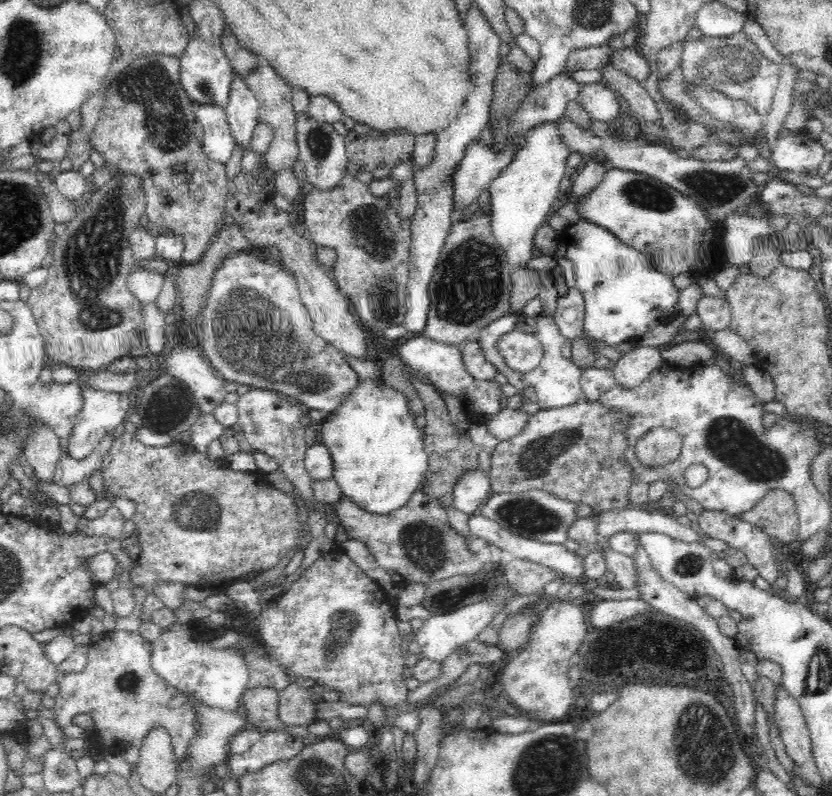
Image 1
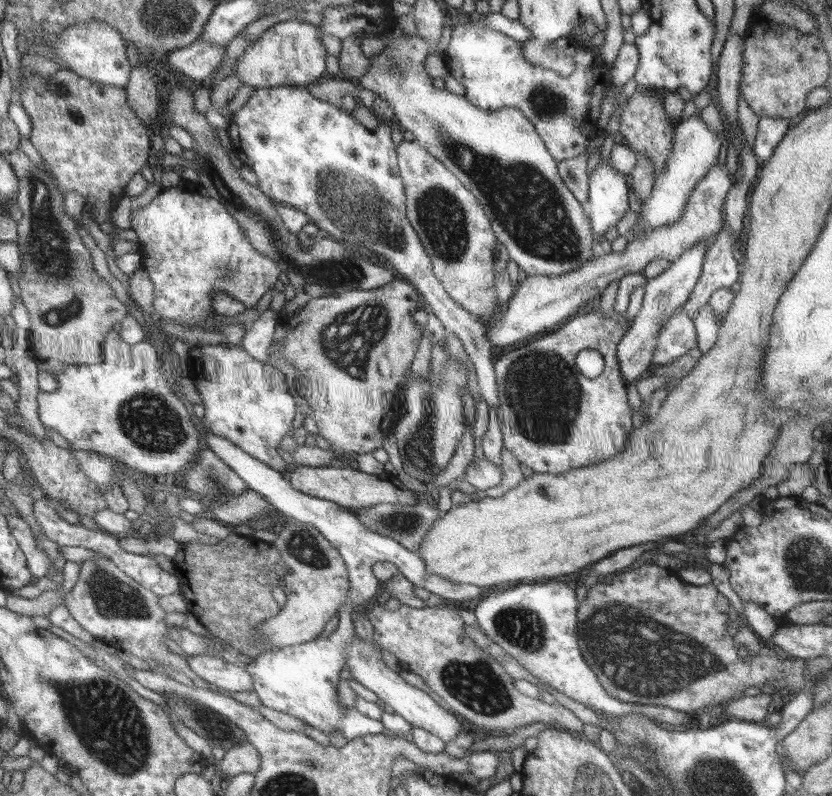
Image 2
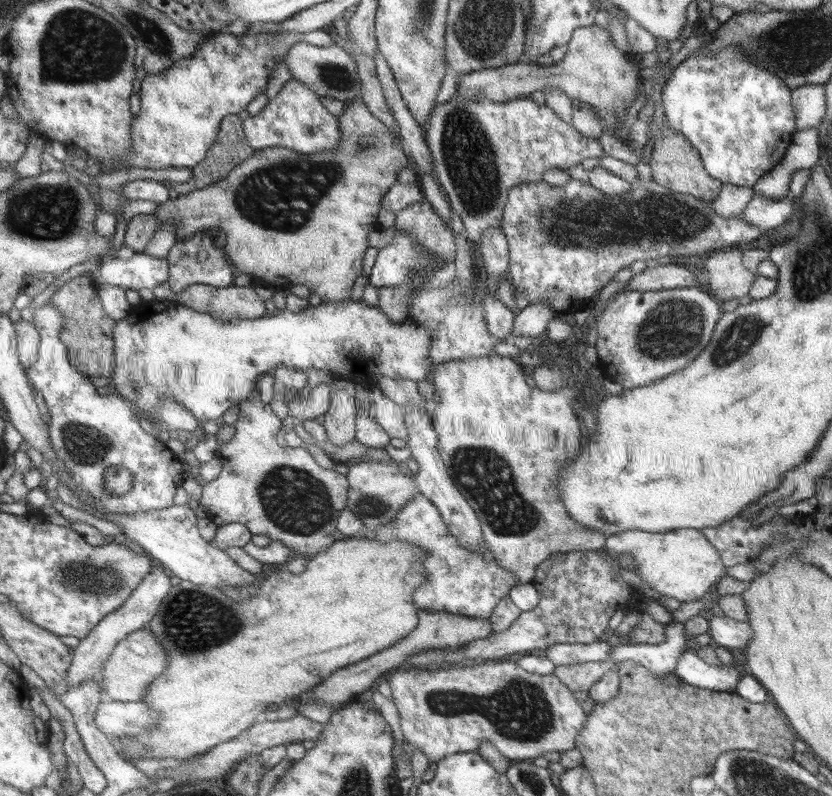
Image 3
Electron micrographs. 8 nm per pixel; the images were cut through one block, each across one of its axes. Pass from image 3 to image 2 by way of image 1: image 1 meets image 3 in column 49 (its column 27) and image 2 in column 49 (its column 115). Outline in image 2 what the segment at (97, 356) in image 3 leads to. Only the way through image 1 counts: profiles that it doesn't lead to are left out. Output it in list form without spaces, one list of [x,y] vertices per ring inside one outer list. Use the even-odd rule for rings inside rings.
[[[18,149],[17,151],[11,152],[7,154],[7,159],[13,165],[16,174],[18,174],[20,180],[20,200],[19,206],[22,210],[22,220],[20,221],[20,240],[19,244],[22,246],[22,271],[20,271],[20,275],[15,279],[15,283],[18,289],[18,296],[20,297],[20,301],[26,306],[29,317],[30,317],[30,347],[36,356],[36,360],[40,361],[58,361],[62,365],[100,365],[105,362],[104,358],[104,348],[102,348],[102,343],[105,342],[106,336],[109,334],[110,330],[114,328],[114,324],[116,322],[120,322],[120,320],[124,319],[124,314],[126,314],[126,306],[114,296],[114,290],[108,286],[108,282],[102,278],[102,276],[98,276],[96,272],[94,272],[94,268],[90,268],[92,266],[92,256],[90,256],[90,252],[88,252],[88,248],[84,246],[84,242],[82,242],[82,236],[76,232],[78,230],[78,224],[70,218],[70,216],[66,216],[64,214],[64,196],[62,196],[62,190],[58,188],[58,181],[48,172],[39,170],[33,162],[28,158],[28,156],[22,151],[22,149]]]

